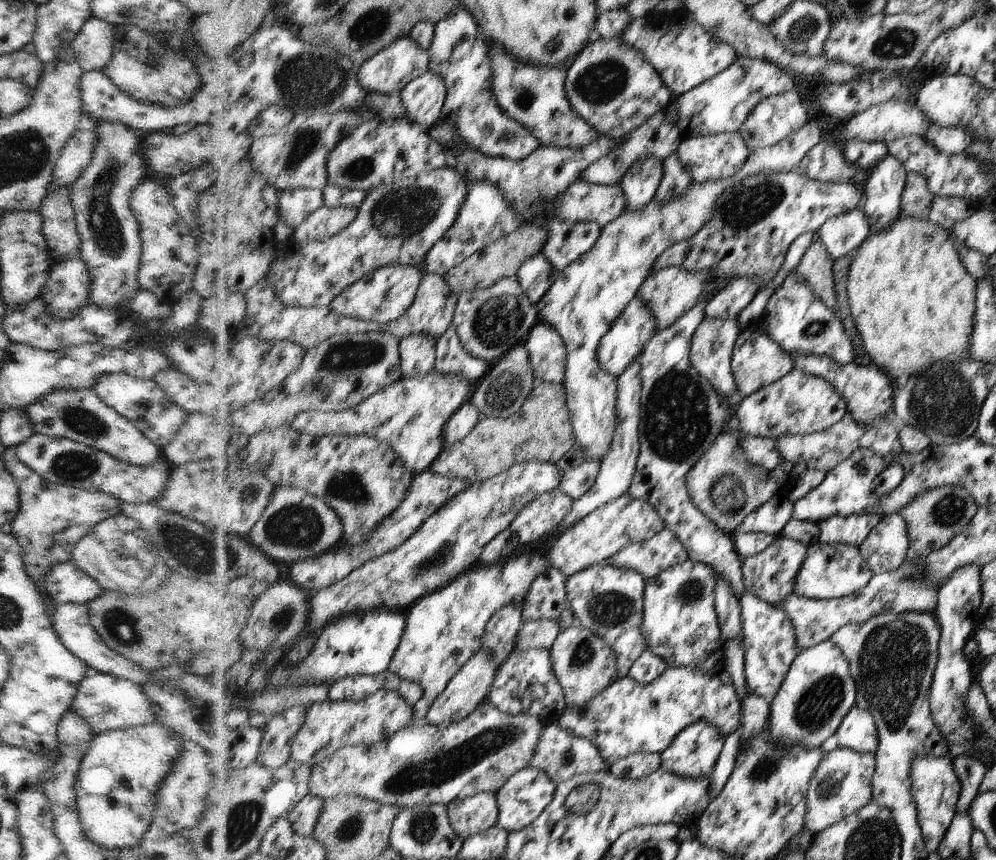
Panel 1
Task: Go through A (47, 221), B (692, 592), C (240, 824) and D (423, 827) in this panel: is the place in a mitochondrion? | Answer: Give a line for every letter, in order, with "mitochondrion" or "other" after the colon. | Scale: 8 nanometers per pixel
A: other
B: mitochondrion
C: mitochondrion
D: mitochondrion

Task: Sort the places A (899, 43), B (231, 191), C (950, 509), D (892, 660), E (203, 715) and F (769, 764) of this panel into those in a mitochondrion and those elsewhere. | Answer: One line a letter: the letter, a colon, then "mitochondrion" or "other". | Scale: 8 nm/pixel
A: mitochondrion
B: other
C: mitochondrion
D: mitochondrion
E: other
F: mitochondrion

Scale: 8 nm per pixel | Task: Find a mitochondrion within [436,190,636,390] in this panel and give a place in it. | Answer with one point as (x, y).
(497, 319)

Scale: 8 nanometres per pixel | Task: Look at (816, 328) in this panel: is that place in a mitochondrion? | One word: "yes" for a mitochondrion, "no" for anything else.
yes

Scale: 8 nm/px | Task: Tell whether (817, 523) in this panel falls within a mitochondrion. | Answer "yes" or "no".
no

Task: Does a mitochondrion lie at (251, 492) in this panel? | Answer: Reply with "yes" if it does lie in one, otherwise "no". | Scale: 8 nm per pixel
no

